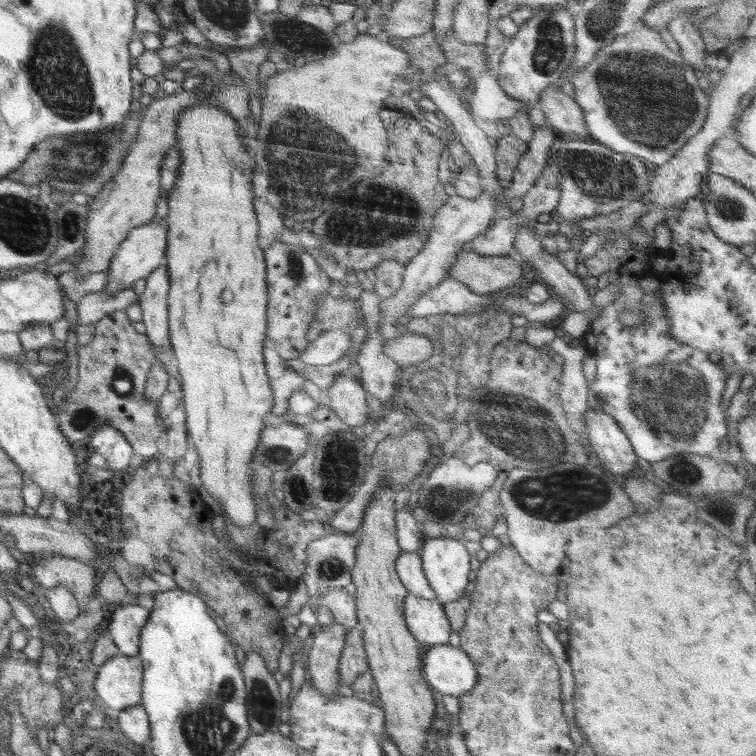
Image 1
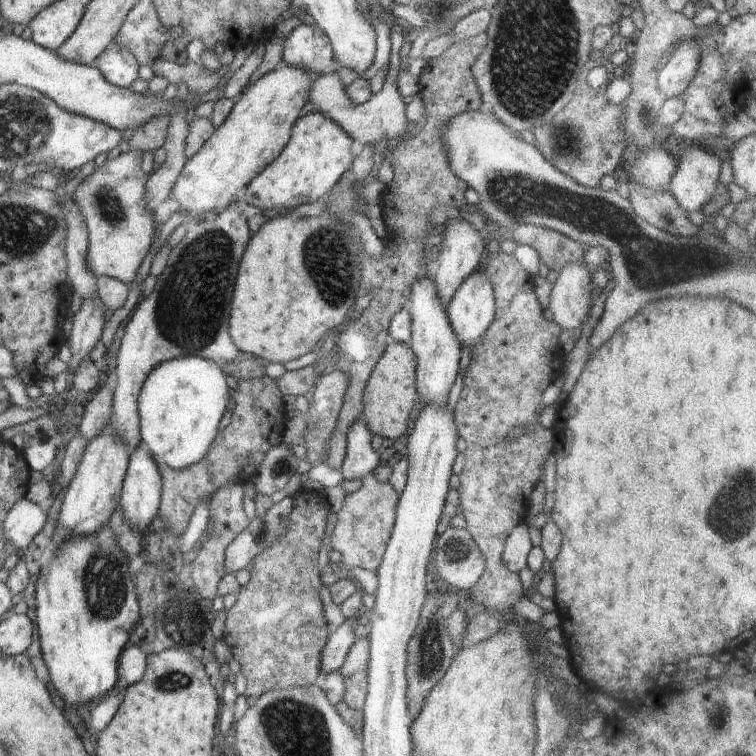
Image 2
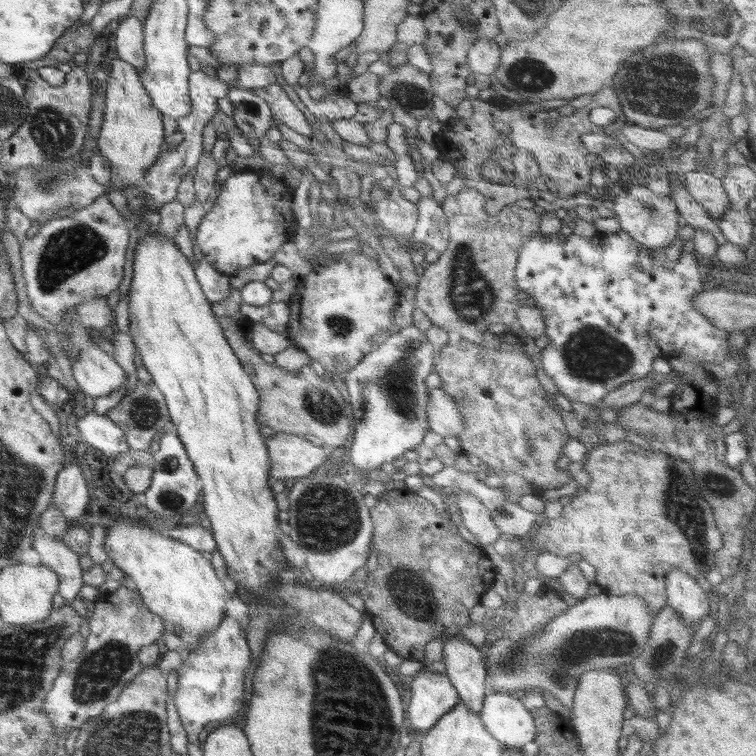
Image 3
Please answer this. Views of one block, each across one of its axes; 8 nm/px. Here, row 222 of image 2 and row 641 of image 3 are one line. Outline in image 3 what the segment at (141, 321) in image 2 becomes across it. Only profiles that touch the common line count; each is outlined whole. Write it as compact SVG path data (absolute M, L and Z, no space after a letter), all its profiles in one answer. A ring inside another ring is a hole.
M226 614L214 630L205 632L195 641L196 647L185 653L178 670L178 687L173 698L181 724L193 744L198 743L198 736L208 722L223 724L242 708L244 678L252 656L238 621Z

